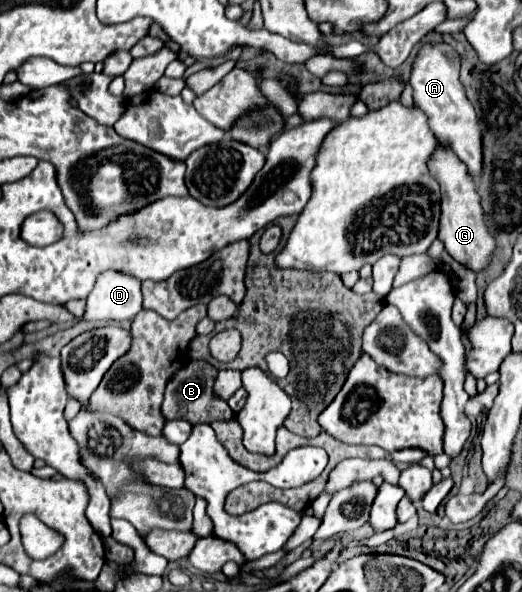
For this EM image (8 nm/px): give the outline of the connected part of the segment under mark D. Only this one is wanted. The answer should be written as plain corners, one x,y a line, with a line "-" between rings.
106,270
96,278
94,290
88,296
84,320
128,320
128,318
134,318
140,310
142,310
140,280
126,272

